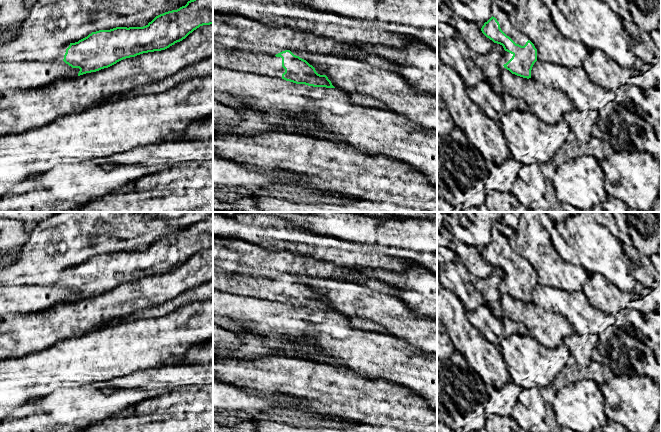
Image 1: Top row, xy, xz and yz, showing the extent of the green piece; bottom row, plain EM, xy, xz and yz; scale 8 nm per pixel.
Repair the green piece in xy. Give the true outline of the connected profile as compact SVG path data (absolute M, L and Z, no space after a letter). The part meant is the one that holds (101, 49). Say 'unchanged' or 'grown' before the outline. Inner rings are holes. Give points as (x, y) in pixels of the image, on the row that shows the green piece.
grown; M190 0L177 10L156 16L146 26L99 30L78 42L65 44L57 60L79 68L80 76L126 58L165 50L200 26L210 24L213 24L213 0Z

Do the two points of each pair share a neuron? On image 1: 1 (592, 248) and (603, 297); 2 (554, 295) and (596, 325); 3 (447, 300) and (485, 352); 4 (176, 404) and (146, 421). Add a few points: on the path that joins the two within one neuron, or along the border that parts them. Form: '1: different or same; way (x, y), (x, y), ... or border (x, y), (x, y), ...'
1: different; border (588, 274), (600, 273), (617, 287)
2: same; way (564, 303), (573, 305), (586, 318)
3: same; way (450, 313), (455, 322), (472, 339)
4: same; way (169, 411), (160, 420), (153, 420)

